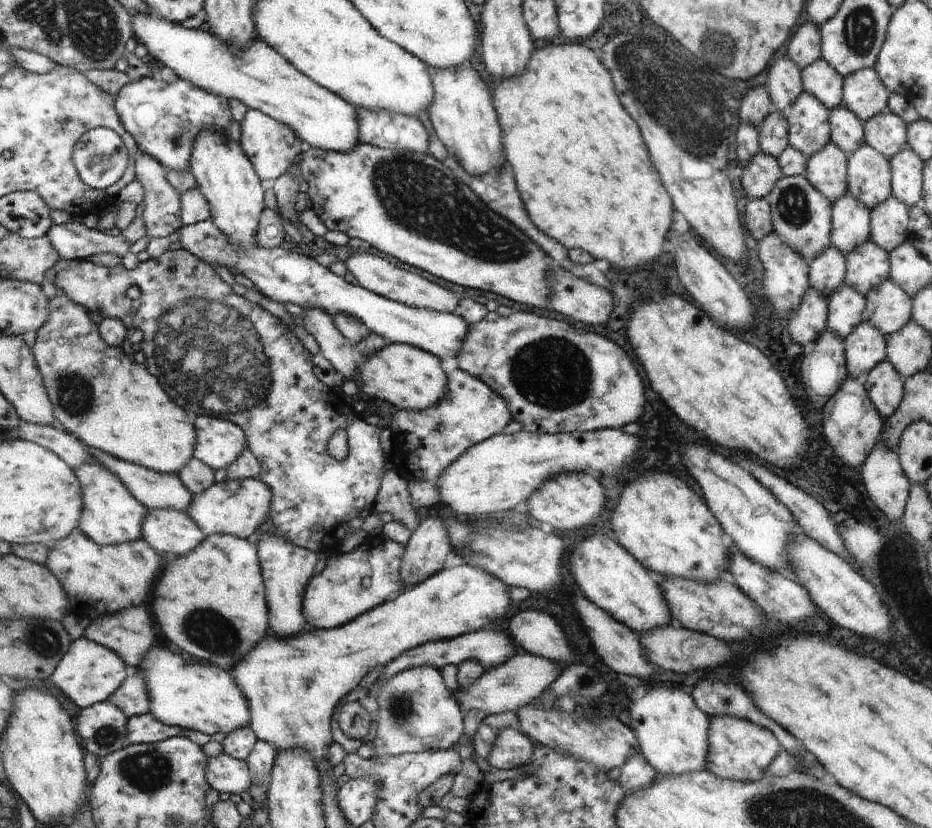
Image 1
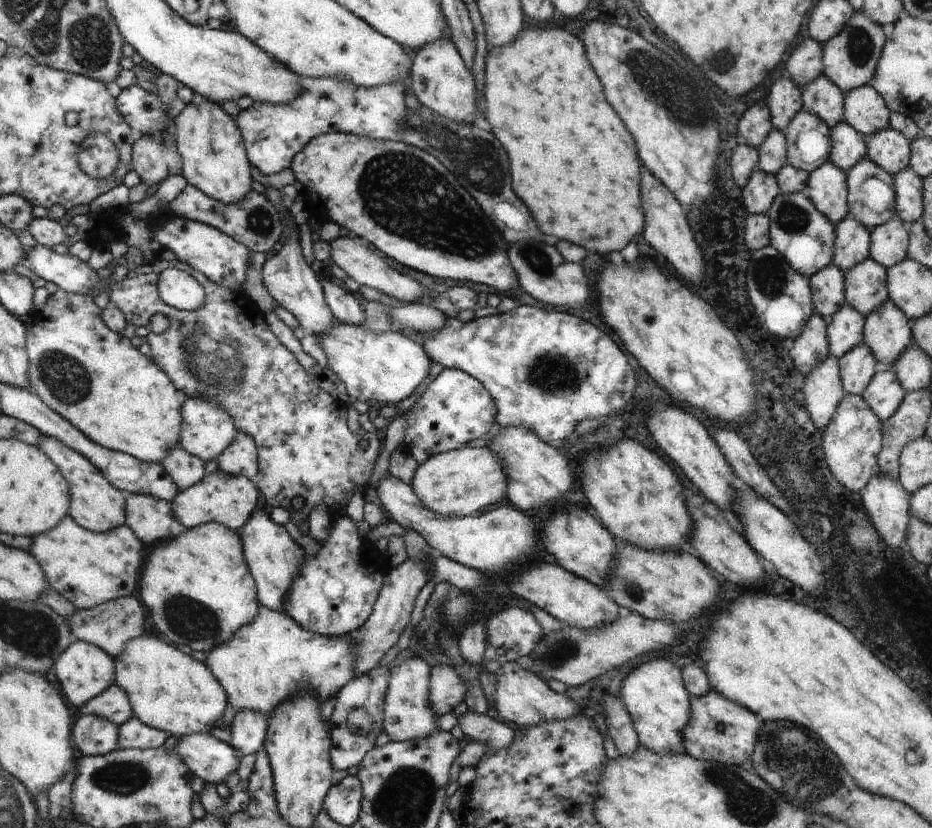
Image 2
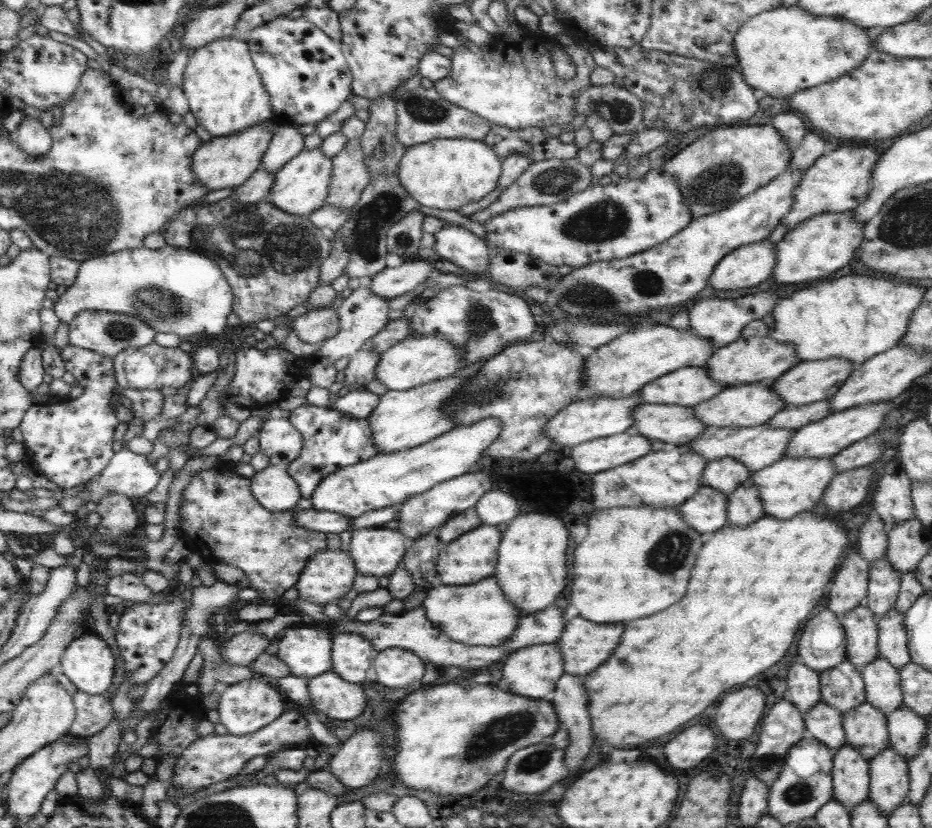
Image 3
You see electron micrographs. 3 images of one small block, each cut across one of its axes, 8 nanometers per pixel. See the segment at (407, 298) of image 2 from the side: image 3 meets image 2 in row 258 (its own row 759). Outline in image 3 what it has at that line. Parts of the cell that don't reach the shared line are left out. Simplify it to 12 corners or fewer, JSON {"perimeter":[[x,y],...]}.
{"perimeter":[[377,731],[340,742],[327,770],[347,789],[379,772]]}

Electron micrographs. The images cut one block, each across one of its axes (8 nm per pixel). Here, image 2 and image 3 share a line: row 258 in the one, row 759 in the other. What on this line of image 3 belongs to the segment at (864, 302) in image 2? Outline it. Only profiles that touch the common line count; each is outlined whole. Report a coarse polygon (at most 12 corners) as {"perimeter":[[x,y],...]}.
{"perimeter":[[866,700],[842,714],[865,760],[888,747],[886,716]]}

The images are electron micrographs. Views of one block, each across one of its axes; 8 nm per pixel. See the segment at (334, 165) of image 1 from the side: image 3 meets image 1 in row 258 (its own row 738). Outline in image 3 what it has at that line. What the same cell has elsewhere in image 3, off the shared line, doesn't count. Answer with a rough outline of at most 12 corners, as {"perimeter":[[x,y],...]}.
{"perimeter":[[438,682],[395,708],[395,780],[463,796],[560,727],[549,701]]}

